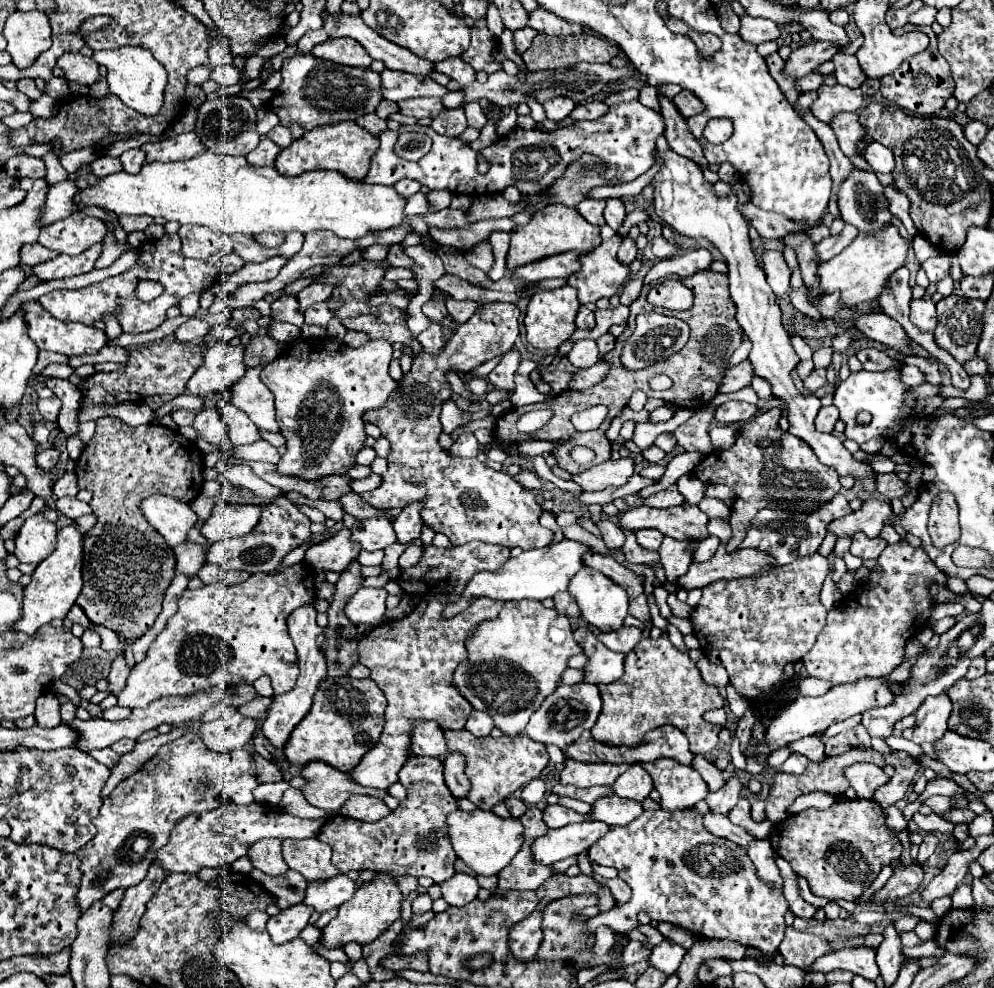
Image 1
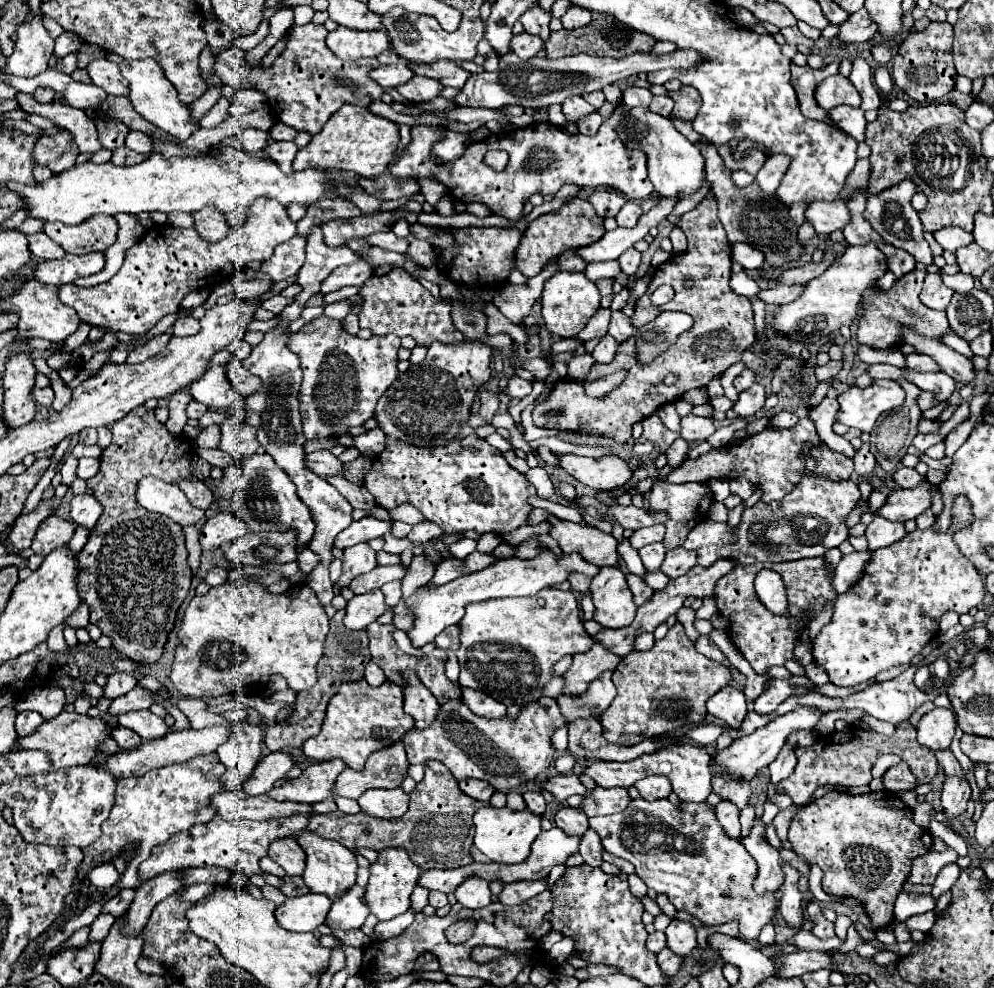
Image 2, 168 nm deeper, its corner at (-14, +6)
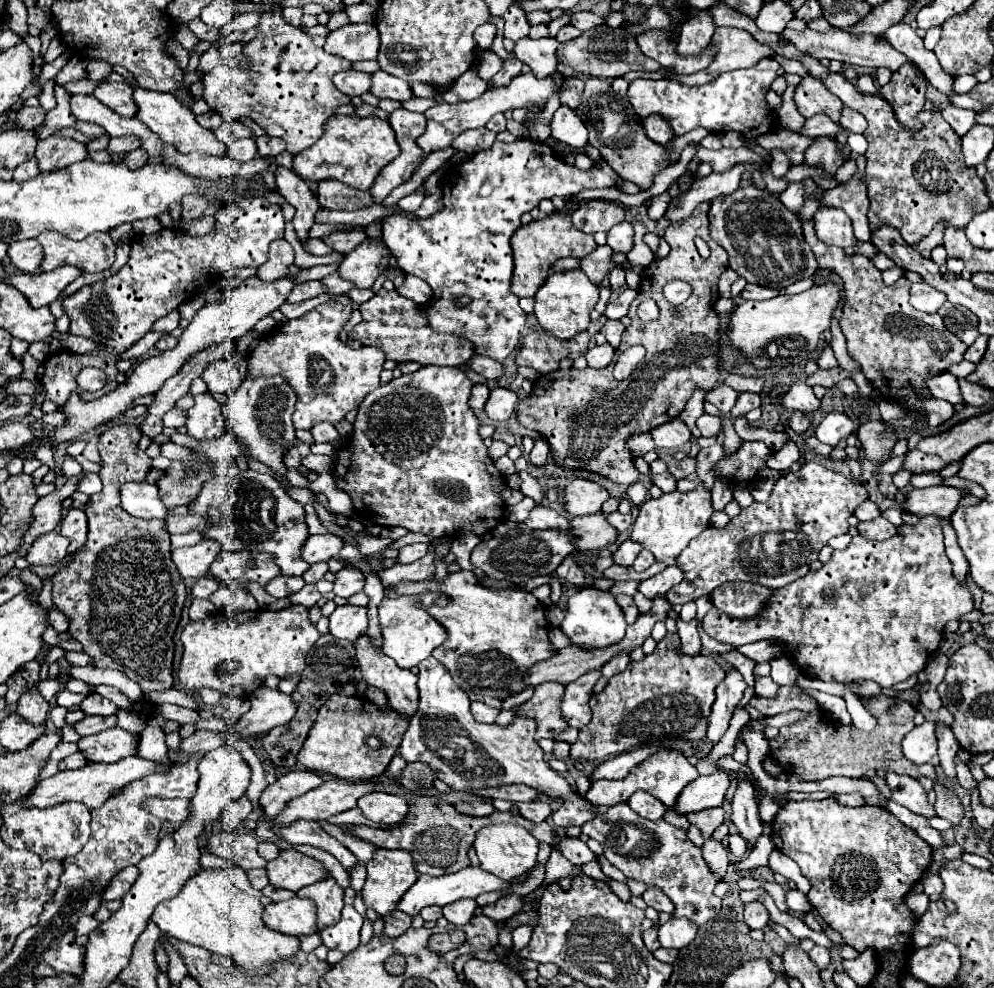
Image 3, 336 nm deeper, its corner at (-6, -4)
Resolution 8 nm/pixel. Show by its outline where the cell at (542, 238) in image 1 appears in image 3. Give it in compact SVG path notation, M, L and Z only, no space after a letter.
M552 212L542 220L534 220L530 224L520 226L512 236L512 250L514 250L514 276L512 276L512 294L518 298L534 296L536 290L544 284L548 276L548 268L560 258L584 258L596 248L594 236L586 234L570 222L568 212Z

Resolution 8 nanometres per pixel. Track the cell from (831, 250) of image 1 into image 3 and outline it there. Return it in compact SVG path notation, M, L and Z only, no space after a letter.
M746 284L746 288L742 290L742 298L744 300L768 300L772 296L778 296L780 290L774 288L766 288L766 286L756 286L756 284Z

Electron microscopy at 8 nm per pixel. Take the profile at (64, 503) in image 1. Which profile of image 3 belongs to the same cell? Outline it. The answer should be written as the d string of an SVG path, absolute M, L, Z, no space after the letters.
M70 508L60 522L60 532L70 540L68 554L74 554L78 548L82 548L86 544L86 534L88 534L88 522L84 510Z

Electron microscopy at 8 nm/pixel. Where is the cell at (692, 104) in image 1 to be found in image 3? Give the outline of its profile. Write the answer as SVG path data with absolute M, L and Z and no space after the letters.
M650 114L648 118L642 120L642 124L646 128L648 138L654 140L654 142L666 144L666 142L670 142L674 138L674 130L670 130L668 120L664 116L660 116L660 114Z

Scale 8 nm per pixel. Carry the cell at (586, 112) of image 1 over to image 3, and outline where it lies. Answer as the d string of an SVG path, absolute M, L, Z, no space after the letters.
M570 76L570 86L566 86L566 90L560 94L560 102L568 108L580 106L582 90L584 90L584 80L578 76Z

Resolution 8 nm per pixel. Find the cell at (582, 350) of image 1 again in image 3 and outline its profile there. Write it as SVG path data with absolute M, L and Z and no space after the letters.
M610 344L592 346L584 356L586 356L590 368L606 368L614 358L614 348Z

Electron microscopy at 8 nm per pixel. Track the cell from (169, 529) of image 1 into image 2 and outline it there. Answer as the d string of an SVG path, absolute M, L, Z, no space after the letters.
M146 476L138 482L136 500L146 510L164 514L164 516L172 518L174 522L178 522L180 526L196 524L204 516L202 510L194 508L188 502L186 494L176 484L168 484L154 476Z

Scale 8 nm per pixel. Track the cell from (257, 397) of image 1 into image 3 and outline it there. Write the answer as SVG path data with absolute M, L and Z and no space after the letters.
M218 360L210 364L202 378L212 394L226 394L228 390L236 390L242 382L240 372L228 360Z

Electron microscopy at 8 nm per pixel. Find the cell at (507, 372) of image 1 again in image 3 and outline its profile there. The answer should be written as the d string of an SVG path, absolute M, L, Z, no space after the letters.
M492 388L490 390L490 398L484 406L486 414L500 422L500 420L508 420L512 416L512 412L516 410L516 404L518 404L518 394L512 390L512 388Z

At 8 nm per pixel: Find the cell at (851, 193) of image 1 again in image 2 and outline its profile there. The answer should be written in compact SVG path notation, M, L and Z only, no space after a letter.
M910 180L900 182L898 186L892 186L888 190L884 190L878 196L870 196L866 202L866 210L864 216L866 220L872 224L872 228L892 246L902 248L906 252L910 252L918 262L924 264L932 264L932 252L928 248L928 242L924 240L924 232L922 232L922 224L920 218L916 214L916 210L910 206L910 198L916 194L916 188Z

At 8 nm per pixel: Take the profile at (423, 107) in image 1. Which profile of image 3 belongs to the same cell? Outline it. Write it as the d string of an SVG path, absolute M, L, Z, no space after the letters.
M384 70L374 72L372 94L378 96L378 98L390 98L390 100L400 100L400 102L414 98L414 92L412 92L408 82L396 78L396 76L392 76Z

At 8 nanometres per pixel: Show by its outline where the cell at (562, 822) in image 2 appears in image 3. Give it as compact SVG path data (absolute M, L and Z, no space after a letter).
M562 836L558 842L560 852L576 866L586 864L590 860L594 860L594 852L580 840L580 838L570 838L570 836Z

